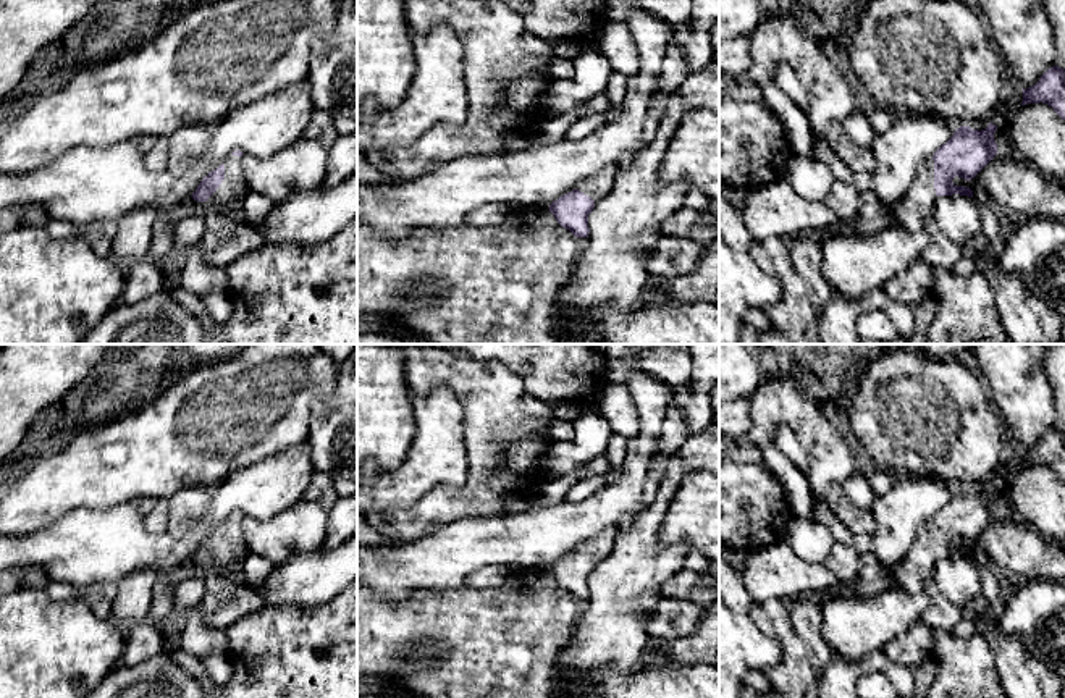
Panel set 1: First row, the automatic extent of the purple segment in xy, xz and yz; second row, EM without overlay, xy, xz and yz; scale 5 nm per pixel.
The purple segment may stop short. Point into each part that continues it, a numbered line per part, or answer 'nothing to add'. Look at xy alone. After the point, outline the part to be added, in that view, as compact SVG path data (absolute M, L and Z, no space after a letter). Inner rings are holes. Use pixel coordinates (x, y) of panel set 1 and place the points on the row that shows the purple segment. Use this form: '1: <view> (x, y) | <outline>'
1: xy (228, 197) | M229 155L225 162L225 179L220 187L207 199L207 207L229 217L236 223L246 223L242 200L247 187L242 176L242 160Z

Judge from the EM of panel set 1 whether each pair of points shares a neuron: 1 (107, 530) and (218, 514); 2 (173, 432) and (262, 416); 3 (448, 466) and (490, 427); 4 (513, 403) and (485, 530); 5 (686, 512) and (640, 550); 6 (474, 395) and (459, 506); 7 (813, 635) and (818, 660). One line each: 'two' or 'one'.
1: one
2: one
3: two
4: two
5: two
6: one
7: one

